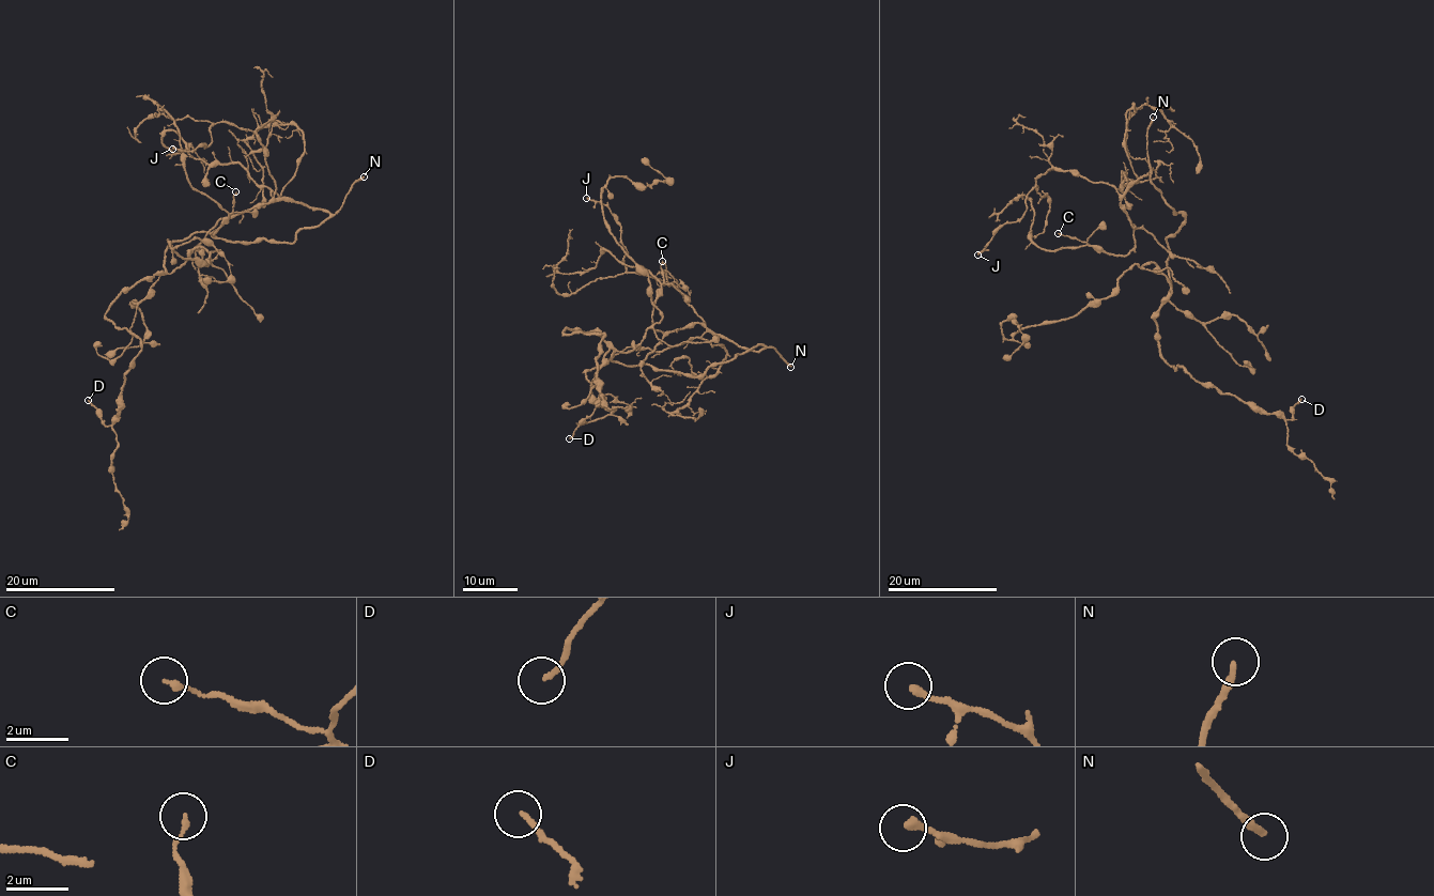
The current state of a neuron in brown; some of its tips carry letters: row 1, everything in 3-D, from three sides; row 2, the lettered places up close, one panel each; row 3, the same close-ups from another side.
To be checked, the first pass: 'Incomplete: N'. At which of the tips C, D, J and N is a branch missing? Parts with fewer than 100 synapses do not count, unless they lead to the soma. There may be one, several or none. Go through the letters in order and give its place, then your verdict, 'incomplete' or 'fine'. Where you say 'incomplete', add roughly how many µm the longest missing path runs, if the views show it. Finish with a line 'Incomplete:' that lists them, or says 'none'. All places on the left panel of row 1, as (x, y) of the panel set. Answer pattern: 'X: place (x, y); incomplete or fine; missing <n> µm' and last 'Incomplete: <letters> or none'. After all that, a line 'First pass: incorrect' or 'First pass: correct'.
C: place (235, 191); fine
D: place (88, 400); fine
J: place (172, 149); fine
N: place (364, 176); incomplete; missing 60 µm
Incomplete: N
First pass: correct

